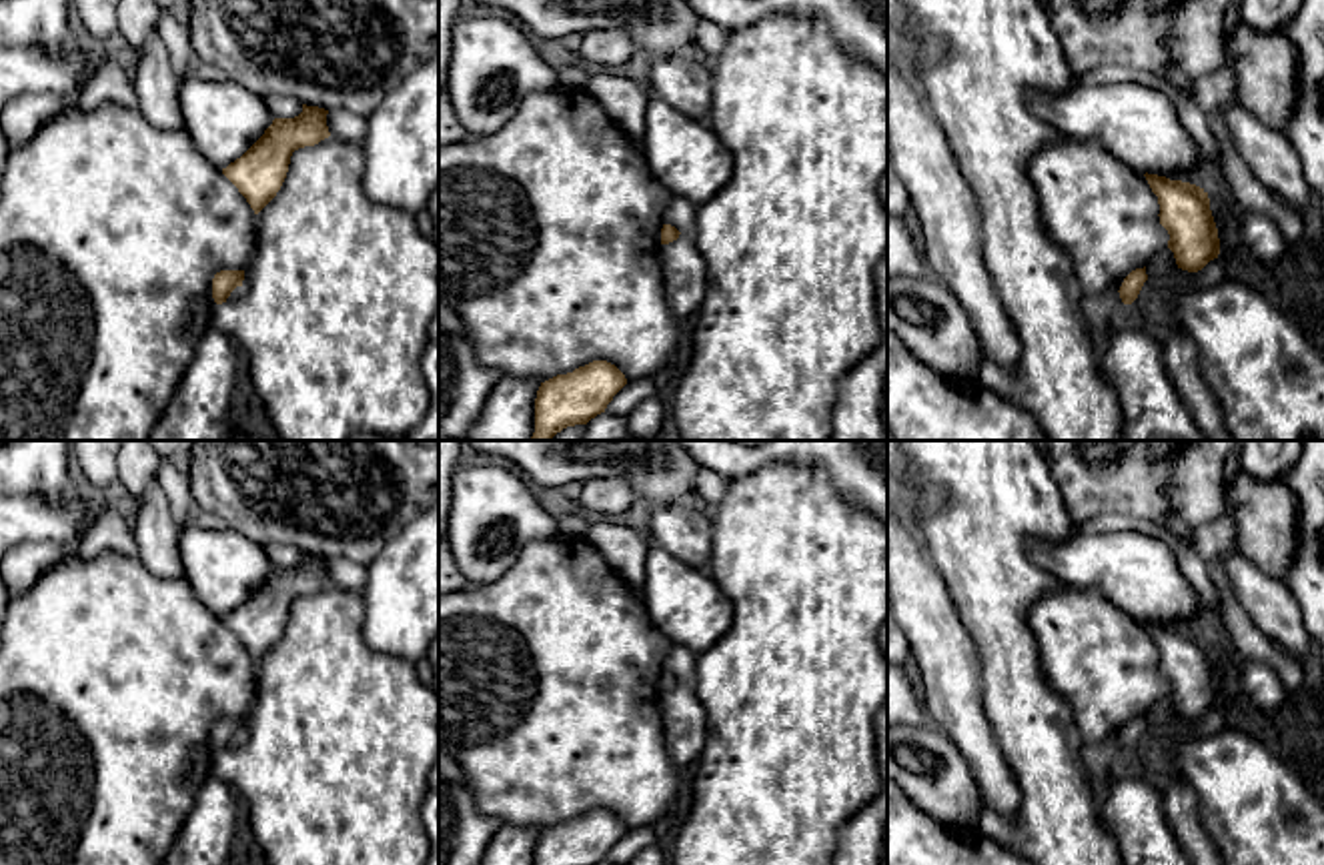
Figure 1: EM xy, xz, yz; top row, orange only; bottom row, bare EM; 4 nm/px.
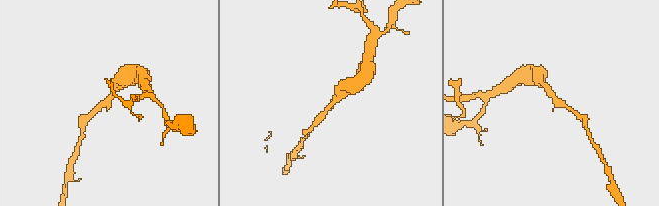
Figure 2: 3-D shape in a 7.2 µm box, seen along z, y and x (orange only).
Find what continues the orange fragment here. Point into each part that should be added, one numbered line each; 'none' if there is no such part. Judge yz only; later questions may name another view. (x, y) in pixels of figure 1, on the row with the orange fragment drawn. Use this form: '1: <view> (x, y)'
none

